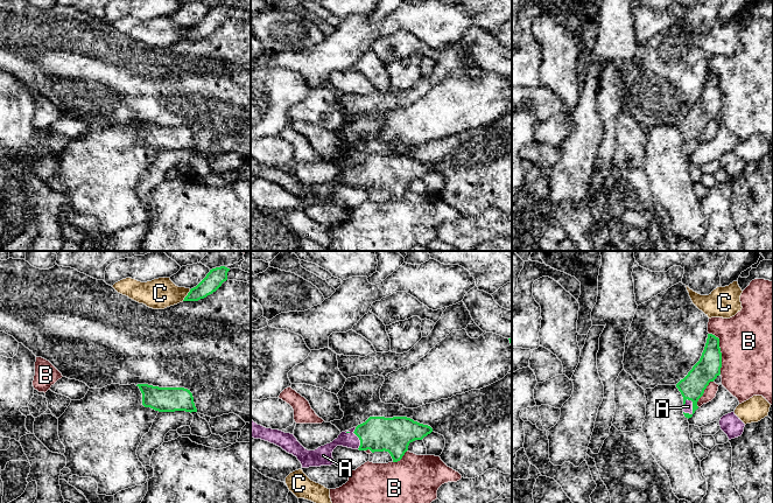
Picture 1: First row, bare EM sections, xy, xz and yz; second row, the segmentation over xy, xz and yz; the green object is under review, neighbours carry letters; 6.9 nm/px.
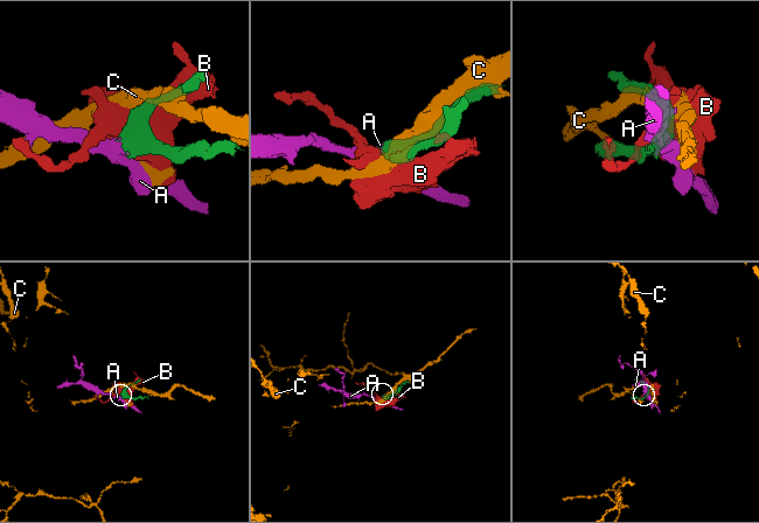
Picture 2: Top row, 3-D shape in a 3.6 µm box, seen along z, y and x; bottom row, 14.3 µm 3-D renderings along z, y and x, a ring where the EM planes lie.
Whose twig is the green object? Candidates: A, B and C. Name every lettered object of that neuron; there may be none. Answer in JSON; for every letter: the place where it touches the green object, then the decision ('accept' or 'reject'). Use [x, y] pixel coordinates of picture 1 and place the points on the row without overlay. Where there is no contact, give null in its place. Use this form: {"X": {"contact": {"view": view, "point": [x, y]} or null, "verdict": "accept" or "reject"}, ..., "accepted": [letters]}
{"A": {"contact": {"view": "yz", "point": [693, 145]}, "verdict": "accept"}, "B": {"contact": {"view": "yz", "point": [719, 90]}, "verdict": "reject"}, "C": {"contact": {"view": "xy", "point": [187, 34]}, "verdict": "reject"}, "accepted": ["A"]}

